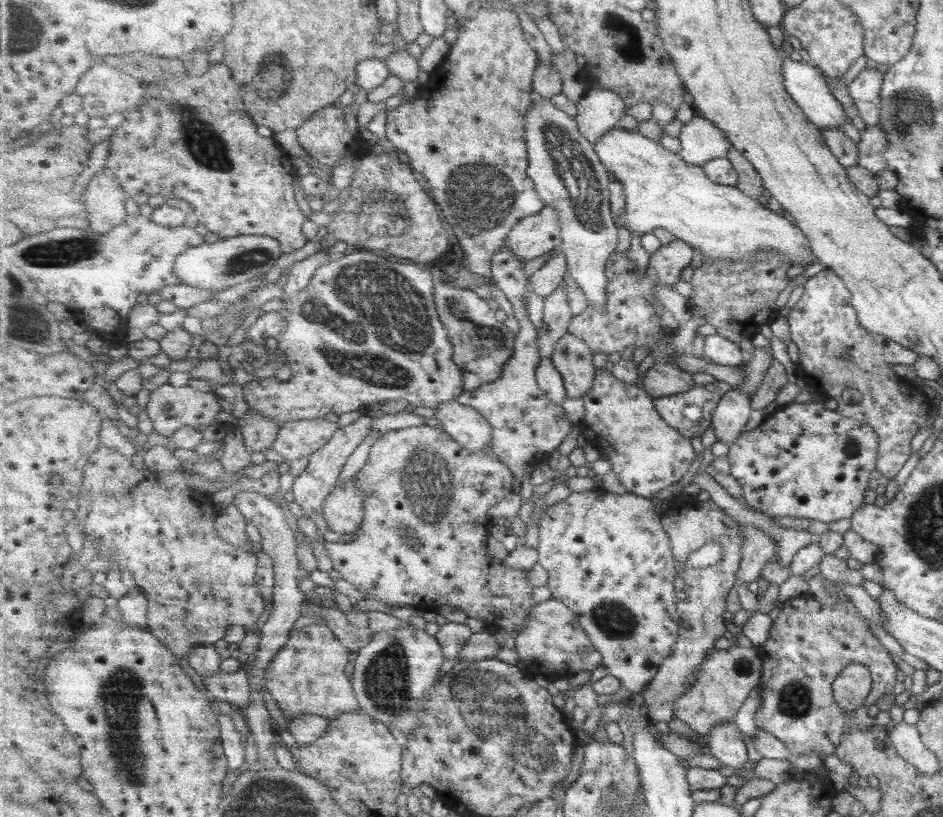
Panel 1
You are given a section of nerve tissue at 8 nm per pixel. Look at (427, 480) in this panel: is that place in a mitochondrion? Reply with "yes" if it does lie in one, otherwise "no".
yes

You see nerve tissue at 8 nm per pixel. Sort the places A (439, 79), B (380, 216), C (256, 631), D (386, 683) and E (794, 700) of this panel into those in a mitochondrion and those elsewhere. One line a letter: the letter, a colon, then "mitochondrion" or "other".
A: other
B: mitochondrion
C: other
D: mitochondrion
E: mitochondrion

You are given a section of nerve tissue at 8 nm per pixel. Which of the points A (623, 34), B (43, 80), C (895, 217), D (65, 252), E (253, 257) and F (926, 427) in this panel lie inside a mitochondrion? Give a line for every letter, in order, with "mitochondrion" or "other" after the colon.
A: mitochondrion
B: other
C: other
D: mitochondrion
E: mitochondrion
F: other

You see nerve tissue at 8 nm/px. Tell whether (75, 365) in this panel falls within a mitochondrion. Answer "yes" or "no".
no

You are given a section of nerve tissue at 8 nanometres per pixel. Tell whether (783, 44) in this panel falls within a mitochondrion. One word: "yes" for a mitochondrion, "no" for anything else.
no

